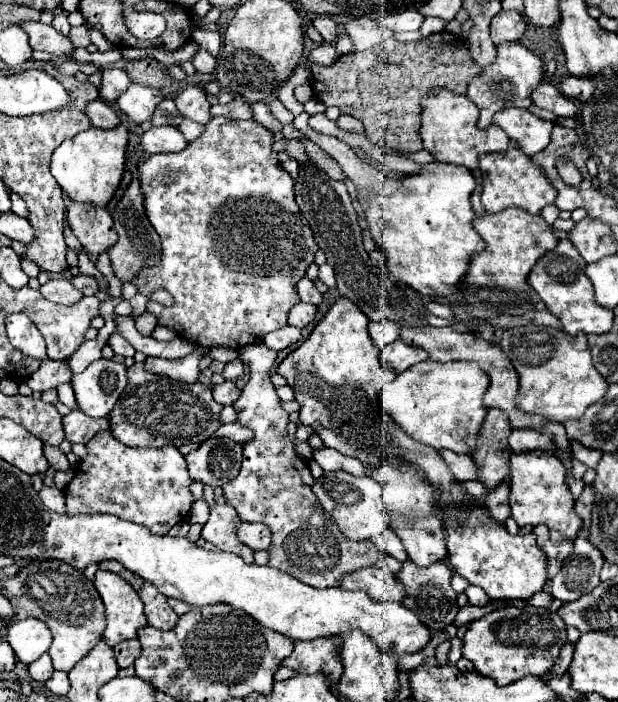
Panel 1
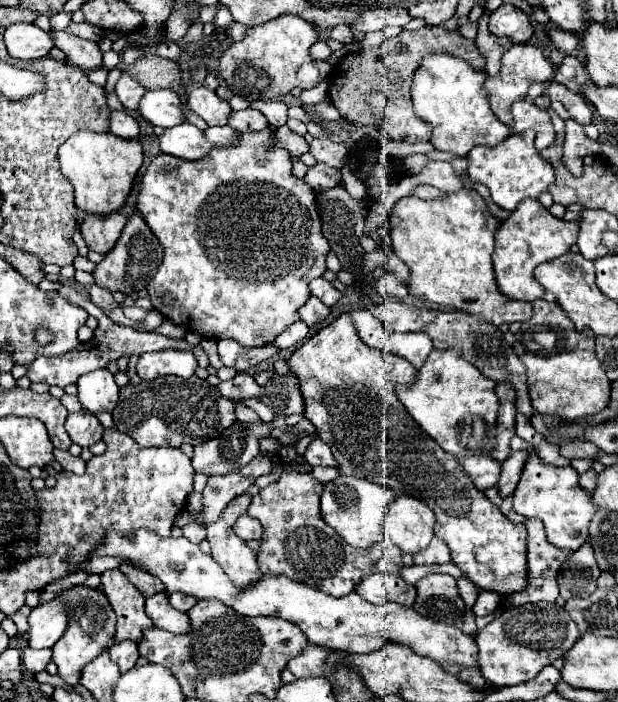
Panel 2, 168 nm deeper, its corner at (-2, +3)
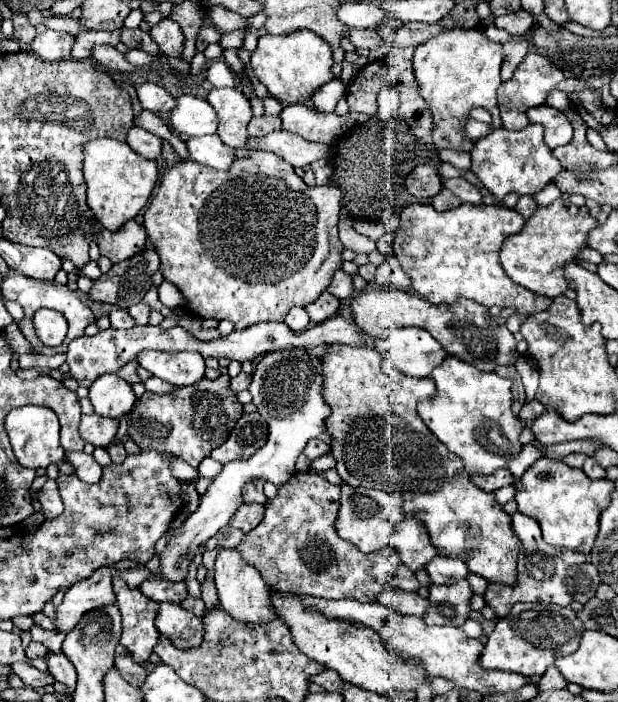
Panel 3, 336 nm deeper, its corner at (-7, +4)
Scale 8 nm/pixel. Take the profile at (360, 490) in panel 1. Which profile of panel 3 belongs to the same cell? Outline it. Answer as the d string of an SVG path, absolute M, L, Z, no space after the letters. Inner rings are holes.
M343 484L341 488L341 510L335 522L337 534L355 544L361 552L379 552L391 546L391 534L395 524L405 518L403 514L403 498L401 494L387 494L381 490L367 490L367 488L353 488Z

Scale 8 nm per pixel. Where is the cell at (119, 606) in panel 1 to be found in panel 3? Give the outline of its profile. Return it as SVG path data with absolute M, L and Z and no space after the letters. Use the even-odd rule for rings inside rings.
M117 578L117 608L123 616L121 646L131 650L137 664L145 664L161 636L155 630L159 602L143 596L139 590L131 590Z

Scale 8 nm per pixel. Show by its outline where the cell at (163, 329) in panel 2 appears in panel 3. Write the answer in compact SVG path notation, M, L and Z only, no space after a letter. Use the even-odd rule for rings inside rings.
M139 302L130 306L128 312L135 320L136 325L148 324L150 317L150 308L148 305Z

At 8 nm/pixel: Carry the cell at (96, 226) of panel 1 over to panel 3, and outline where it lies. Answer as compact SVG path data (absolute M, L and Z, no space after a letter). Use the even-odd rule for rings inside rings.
M131 220L119 232L103 230L97 238L97 246L103 256L107 256L113 264L117 264L143 252L145 240L147 240L145 228L135 220Z

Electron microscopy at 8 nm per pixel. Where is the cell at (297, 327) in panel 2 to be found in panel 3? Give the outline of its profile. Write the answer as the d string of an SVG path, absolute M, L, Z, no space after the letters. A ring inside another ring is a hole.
M291 308L289 314L285 316L285 324L295 330L295 332L301 332L309 326L309 316L305 312L305 308Z

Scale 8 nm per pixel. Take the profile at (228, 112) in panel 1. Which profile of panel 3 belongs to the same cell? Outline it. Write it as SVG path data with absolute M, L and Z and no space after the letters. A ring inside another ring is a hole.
M267 116L253 118L247 128L249 128L251 136L261 138L261 136L267 136L267 134L271 134L275 130L281 130L281 118L279 116L275 116L275 118L267 118Z

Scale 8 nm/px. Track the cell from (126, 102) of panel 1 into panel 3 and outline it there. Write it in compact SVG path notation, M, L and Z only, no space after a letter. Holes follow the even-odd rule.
M185 94L177 98L177 108L171 112L169 122L177 134L205 136L215 134L219 118L205 98Z

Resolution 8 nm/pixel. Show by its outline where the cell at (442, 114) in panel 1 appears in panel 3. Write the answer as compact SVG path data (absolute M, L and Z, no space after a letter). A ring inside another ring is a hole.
M479 26L453 28L419 44L413 56L413 70L421 86L421 94L433 114L433 144L437 148L465 150L463 118L469 118L473 108L485 108L493 116L491 126L501 128L501 112L497 104L497 88L501 84L501 42L493 42Z

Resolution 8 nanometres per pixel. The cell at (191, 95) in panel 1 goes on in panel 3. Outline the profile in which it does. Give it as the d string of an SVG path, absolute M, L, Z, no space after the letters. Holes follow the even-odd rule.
M215 88L209 92L207 102L217 110L219 128L217 136L231 148L249 146L247 124L253 118L249 98L237 88Z

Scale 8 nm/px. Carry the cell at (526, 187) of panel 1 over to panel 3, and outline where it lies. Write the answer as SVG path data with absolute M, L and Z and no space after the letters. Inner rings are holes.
M529 124L523 130L509 132L507 128L495 128L485 138L479 138L471 148L471 170L481 178L483 186L489 188L499 200L505 194L515 192L519 196L543 190L561 170L559 160L553 156L551 148L543 142L543 126Z

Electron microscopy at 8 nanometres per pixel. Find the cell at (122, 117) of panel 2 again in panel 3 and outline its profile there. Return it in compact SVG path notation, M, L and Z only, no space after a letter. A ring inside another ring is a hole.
M131 126L129 130L129 136L127 136L127 144L137 152L141 154L143 158L147 160L157 160L161 156L161 144L163 140L139 126Z

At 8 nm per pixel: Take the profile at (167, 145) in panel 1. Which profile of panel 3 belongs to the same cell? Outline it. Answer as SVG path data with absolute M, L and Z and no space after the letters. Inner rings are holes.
M217 134L213 136L201 136L201 138L191 138L187 142L189 154L195 162L211 166L215 170L229 170L229 166L237 160L237 154L233 148L225 146Z

